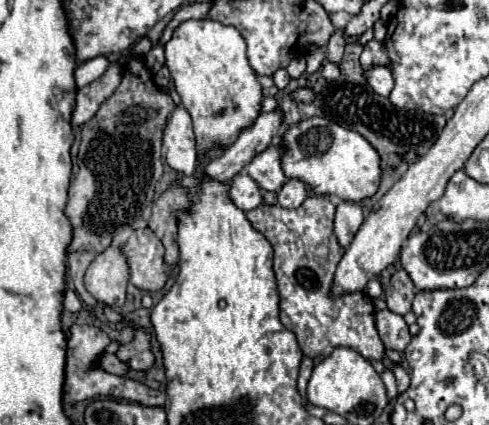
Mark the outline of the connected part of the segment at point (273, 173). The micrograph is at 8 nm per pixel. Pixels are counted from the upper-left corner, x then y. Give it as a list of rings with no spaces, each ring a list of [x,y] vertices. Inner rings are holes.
[[[267,147],[263,153],[255,155],[255,159],[245,167],[245,171],[261,189],[279,191],[279,187],[287,181],[279,163],[281,157],[283,157],[281,147]]]

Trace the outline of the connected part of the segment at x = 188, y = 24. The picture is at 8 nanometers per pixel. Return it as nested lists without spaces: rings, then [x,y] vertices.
[[[213,19],[183,21],[165,43],[167,69],[175,89],[189,111],[197,135],[197,149],[203,155],[213,145],[229,147],[239,133],[255,121],[261,109],[261,85],[245,55],[245,41],[231,25]]]

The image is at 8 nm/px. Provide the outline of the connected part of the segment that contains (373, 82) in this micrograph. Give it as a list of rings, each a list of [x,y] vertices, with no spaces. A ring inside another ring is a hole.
[[[375,65],[367,71],[363,71],[367,83],[373,87],[373,91],[377,95],[383,95],[383,97],[389,97],[391,93],[391,87],[393,87],[393,75],[391,75],[391,69],[385,67],[385,65]]]

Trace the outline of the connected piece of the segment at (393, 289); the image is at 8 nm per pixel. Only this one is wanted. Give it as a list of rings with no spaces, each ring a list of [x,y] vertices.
[[[397,269],[391,277],[389,287],[385,289],[387,309],[391,309],[393,313],[399,313],[399,315],[405,315],[411,311],[413,297],[415,297],[415,285],[413,285],[411,277],[407,275],[405,269]]]

